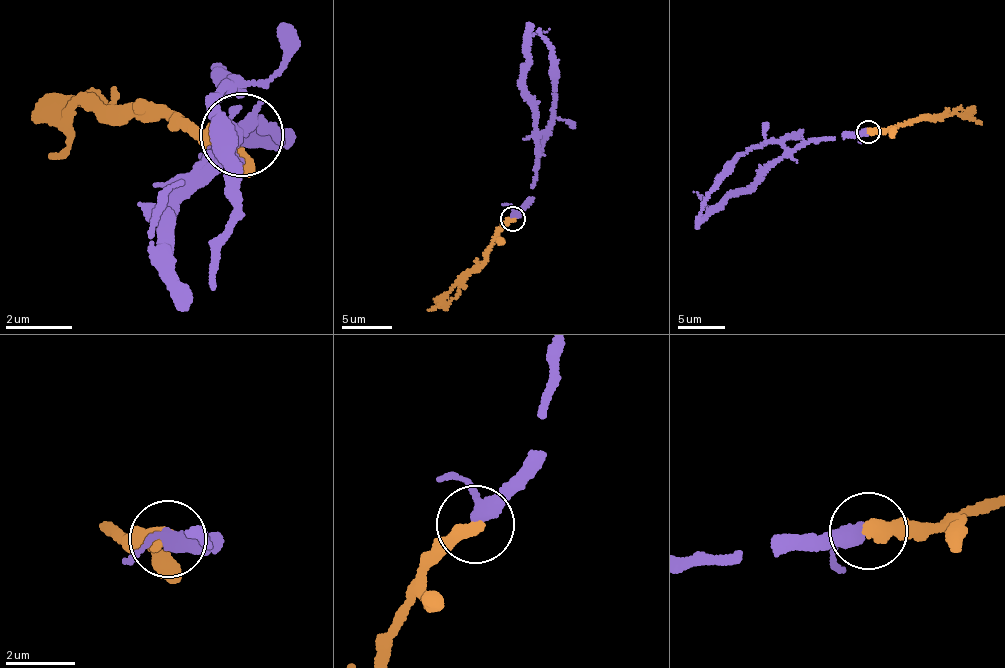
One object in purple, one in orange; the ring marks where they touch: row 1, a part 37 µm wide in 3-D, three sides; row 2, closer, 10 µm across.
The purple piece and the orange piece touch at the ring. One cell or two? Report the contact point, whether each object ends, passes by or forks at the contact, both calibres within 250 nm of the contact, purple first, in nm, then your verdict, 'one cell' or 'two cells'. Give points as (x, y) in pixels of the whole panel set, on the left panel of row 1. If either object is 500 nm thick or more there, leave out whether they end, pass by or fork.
at (242, 134); purple passes by; orange ends there; 340 nm thick on the purple side, 420 nm on the other; one cell

